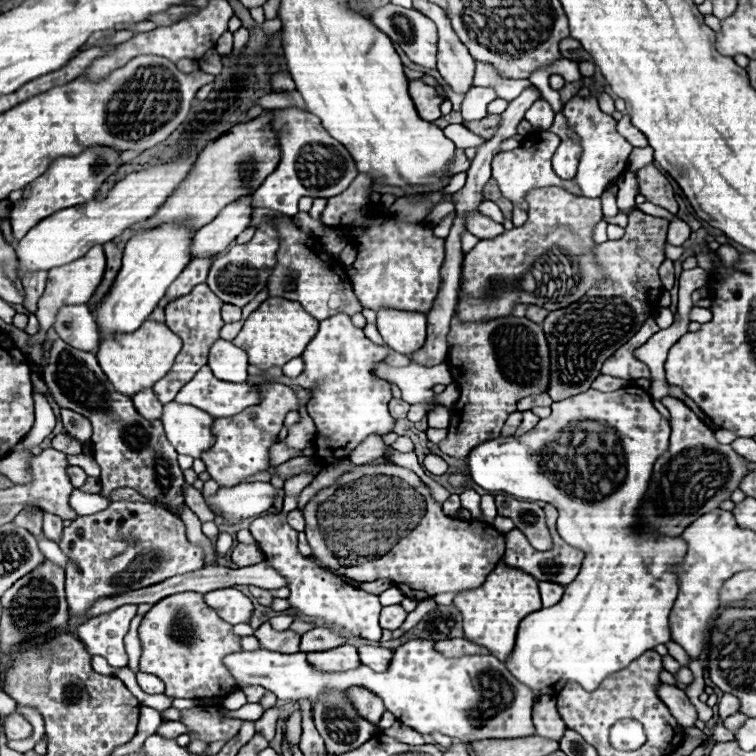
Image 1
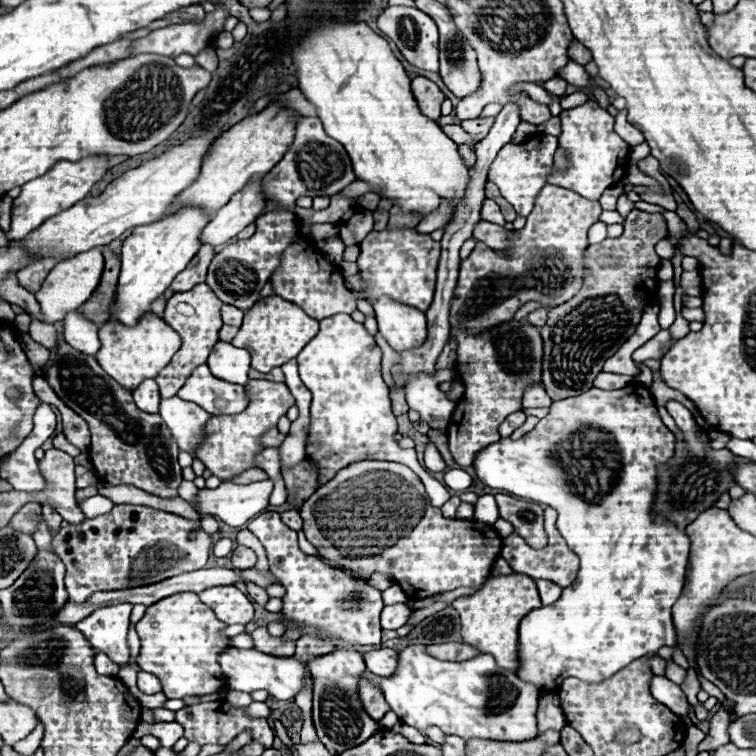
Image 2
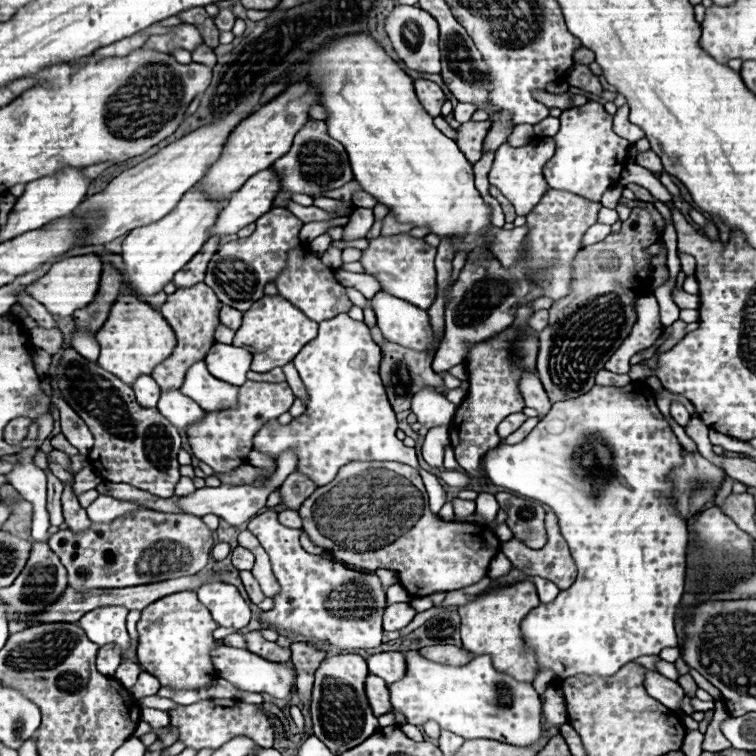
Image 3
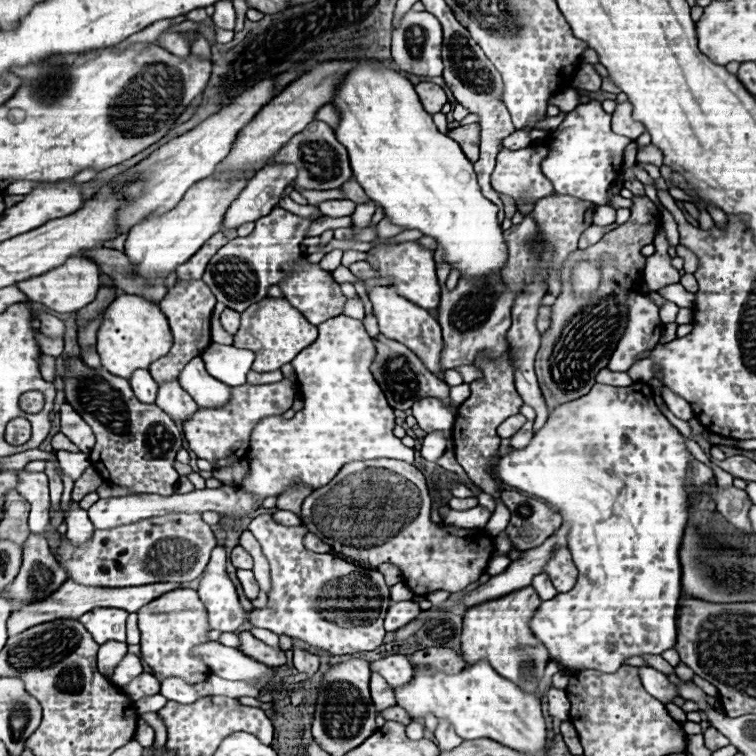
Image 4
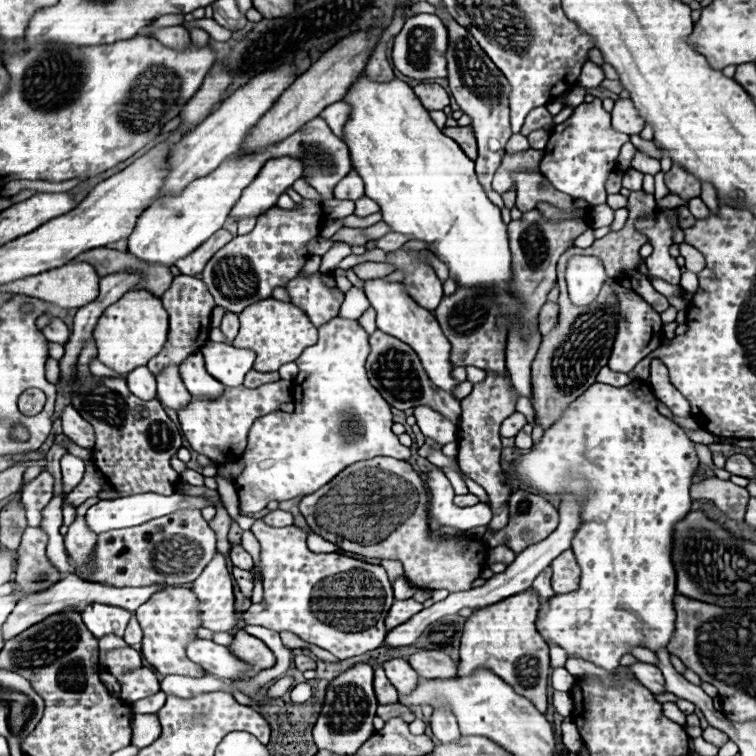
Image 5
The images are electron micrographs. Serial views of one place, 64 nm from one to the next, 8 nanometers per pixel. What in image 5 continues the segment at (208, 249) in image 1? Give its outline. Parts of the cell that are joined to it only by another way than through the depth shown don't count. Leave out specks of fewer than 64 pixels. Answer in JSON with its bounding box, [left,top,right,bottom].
[230,160,302,222]

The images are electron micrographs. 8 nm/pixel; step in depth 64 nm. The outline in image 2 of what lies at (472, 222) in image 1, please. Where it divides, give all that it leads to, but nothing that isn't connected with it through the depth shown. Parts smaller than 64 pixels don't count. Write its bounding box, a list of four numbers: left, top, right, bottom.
[472,220,508,250]

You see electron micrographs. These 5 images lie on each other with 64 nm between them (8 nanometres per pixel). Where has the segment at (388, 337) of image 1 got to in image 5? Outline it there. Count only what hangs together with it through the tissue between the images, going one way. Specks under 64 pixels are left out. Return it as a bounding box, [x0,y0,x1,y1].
[364,278,458,394]

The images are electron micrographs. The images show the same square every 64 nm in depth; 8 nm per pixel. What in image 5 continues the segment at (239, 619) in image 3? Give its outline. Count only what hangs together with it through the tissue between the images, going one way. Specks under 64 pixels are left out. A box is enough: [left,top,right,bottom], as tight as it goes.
[192,552,236,632]

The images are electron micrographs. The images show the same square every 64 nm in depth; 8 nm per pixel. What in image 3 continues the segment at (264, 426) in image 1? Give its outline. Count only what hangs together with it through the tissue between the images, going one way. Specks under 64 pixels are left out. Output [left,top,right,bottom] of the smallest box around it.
[188,380,294,474]

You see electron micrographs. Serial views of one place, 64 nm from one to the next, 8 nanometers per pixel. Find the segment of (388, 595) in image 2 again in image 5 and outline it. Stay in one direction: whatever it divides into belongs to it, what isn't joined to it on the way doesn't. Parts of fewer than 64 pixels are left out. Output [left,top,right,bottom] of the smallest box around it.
[394,576,418,600]

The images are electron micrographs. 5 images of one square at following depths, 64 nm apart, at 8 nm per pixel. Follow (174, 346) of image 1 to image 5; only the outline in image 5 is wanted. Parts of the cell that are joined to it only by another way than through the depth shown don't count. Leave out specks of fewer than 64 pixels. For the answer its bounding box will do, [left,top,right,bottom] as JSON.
[94,290,168,374]

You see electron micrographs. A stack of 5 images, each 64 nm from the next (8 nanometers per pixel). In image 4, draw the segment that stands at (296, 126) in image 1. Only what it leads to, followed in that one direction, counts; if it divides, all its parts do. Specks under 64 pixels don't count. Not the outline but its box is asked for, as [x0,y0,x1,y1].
[274,120,352,190]

